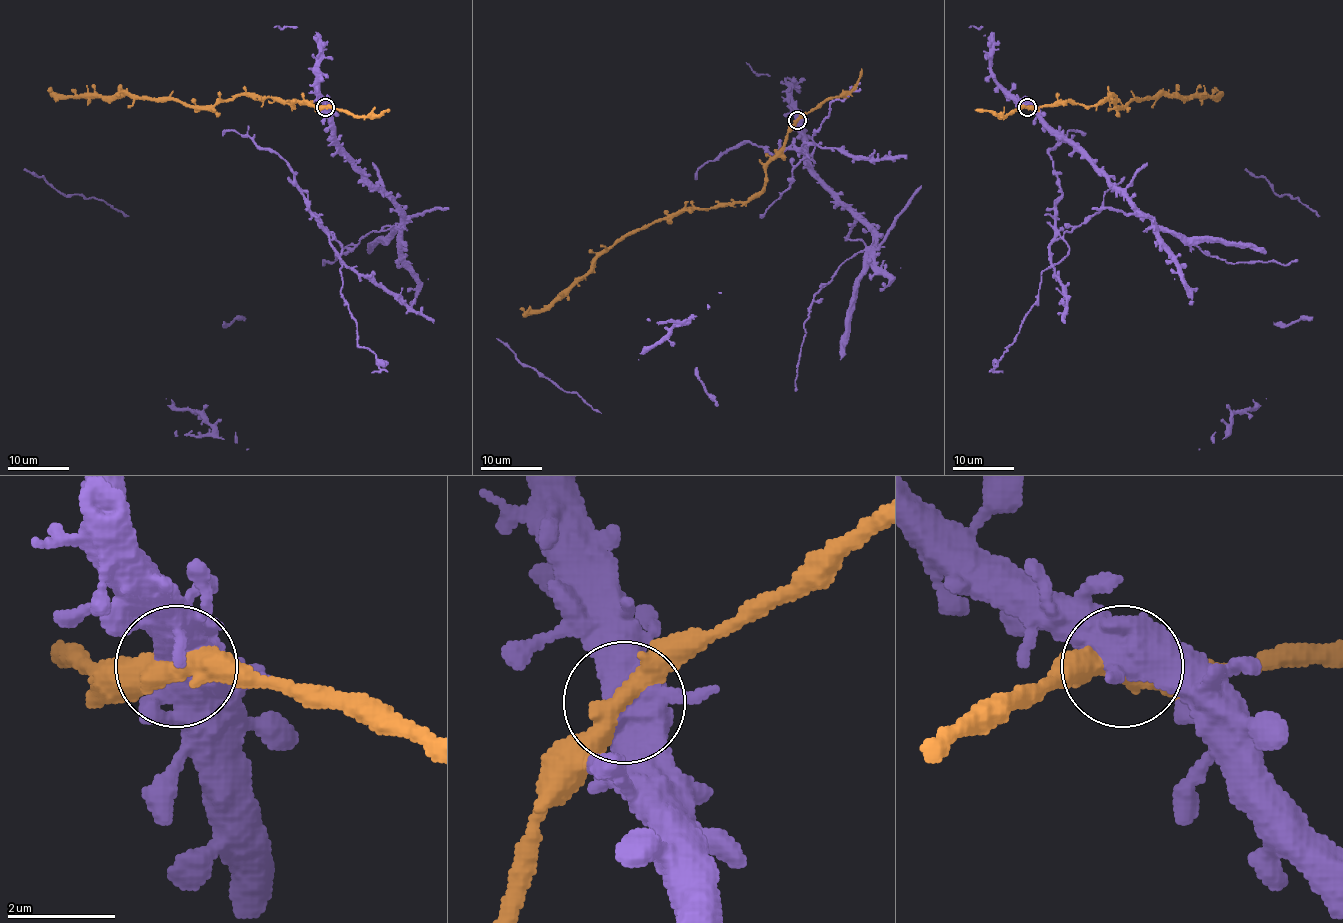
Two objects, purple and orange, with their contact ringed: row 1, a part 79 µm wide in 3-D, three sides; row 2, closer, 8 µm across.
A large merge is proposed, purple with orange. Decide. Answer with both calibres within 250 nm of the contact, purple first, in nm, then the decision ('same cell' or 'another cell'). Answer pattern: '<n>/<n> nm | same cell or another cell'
600/440 nm | another cell

